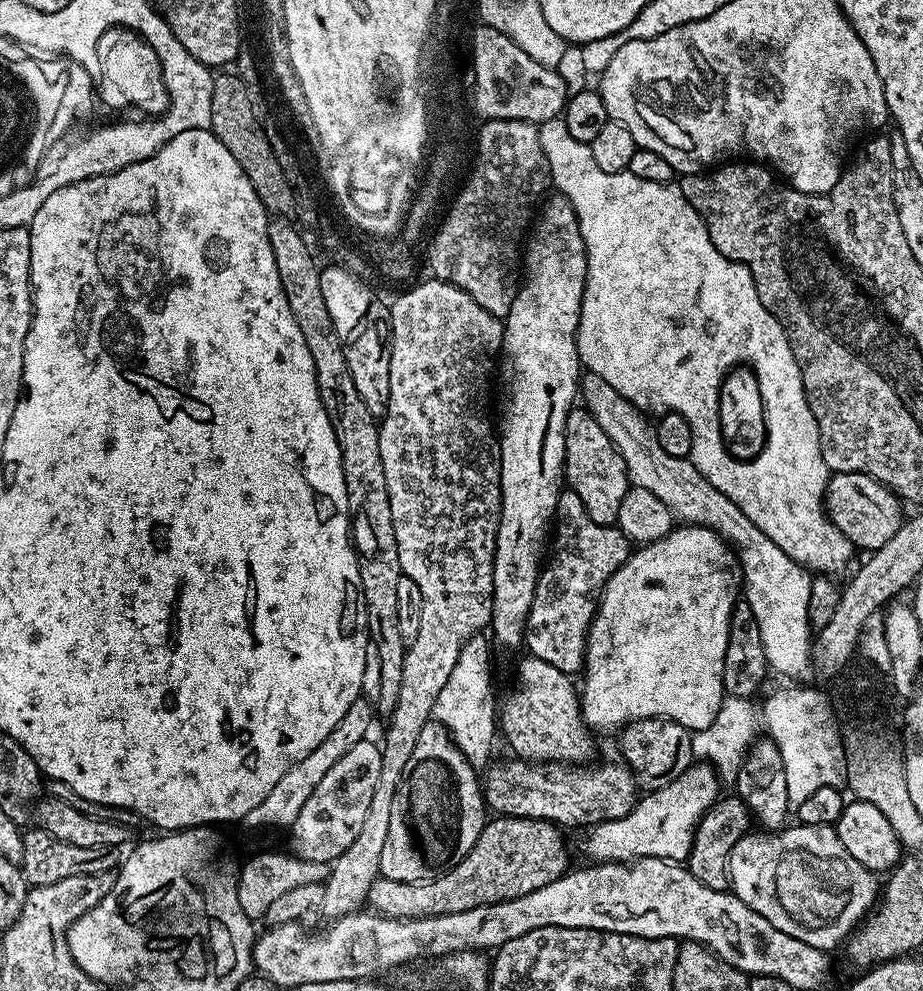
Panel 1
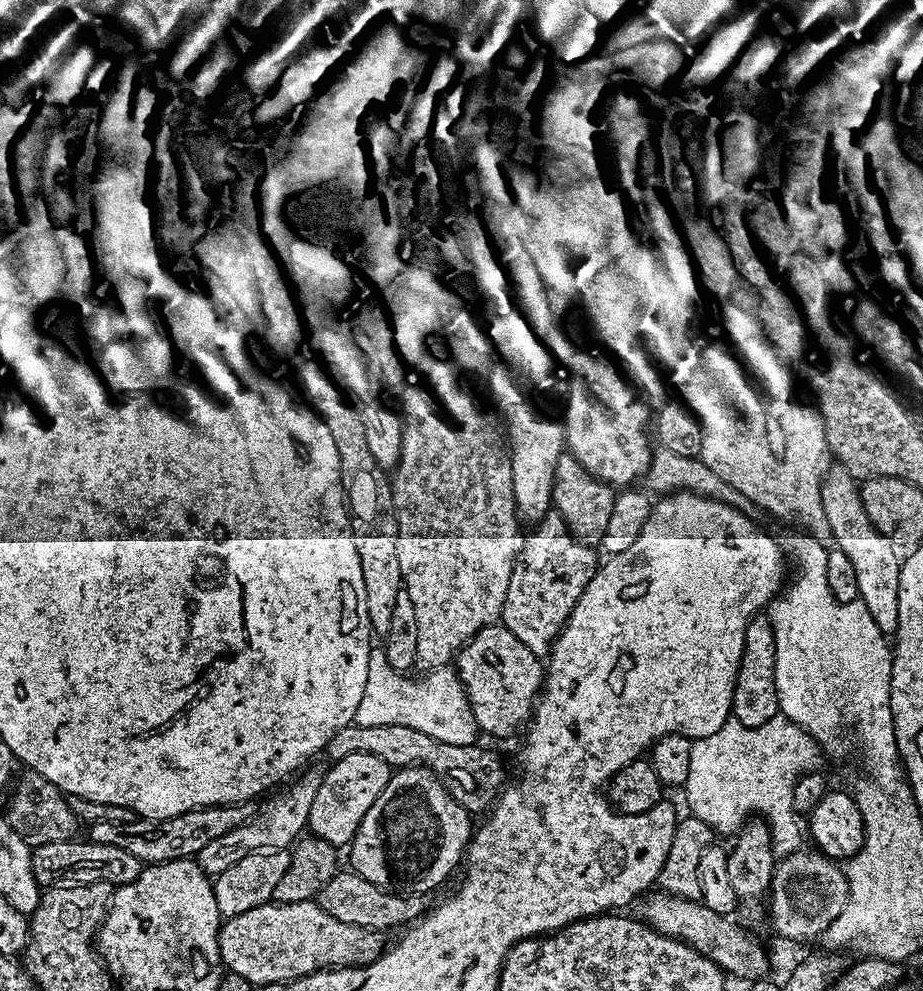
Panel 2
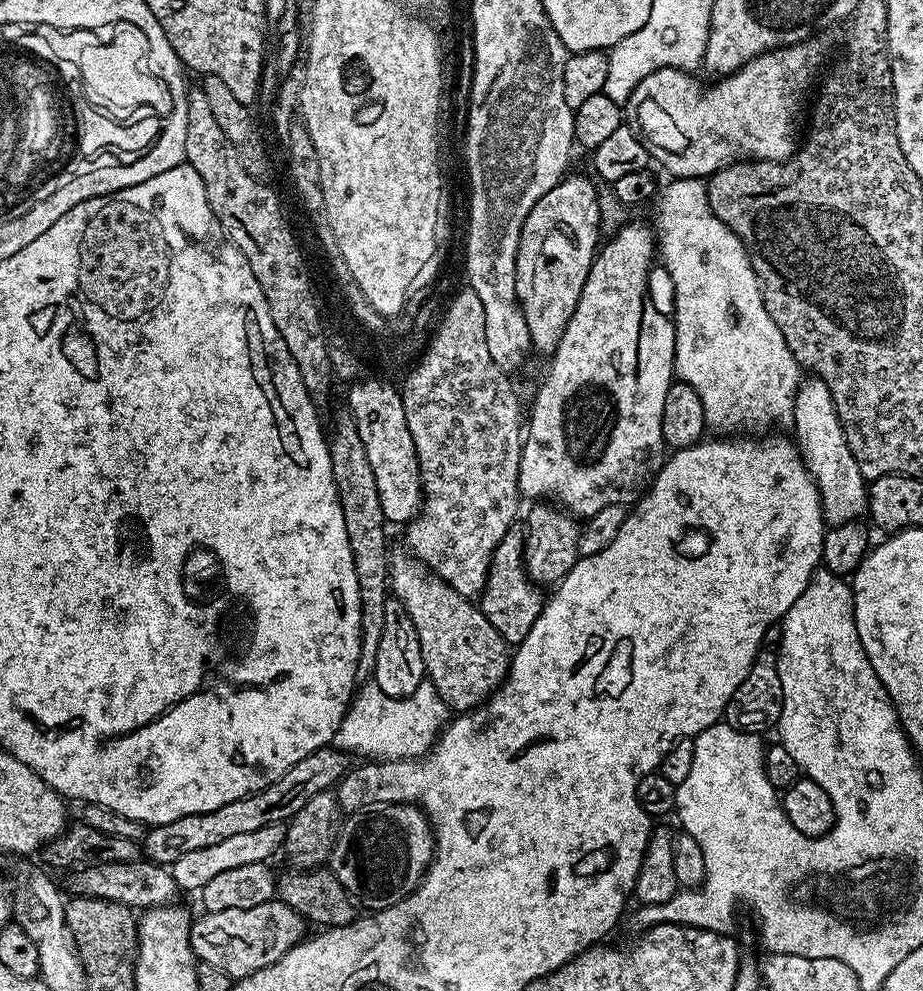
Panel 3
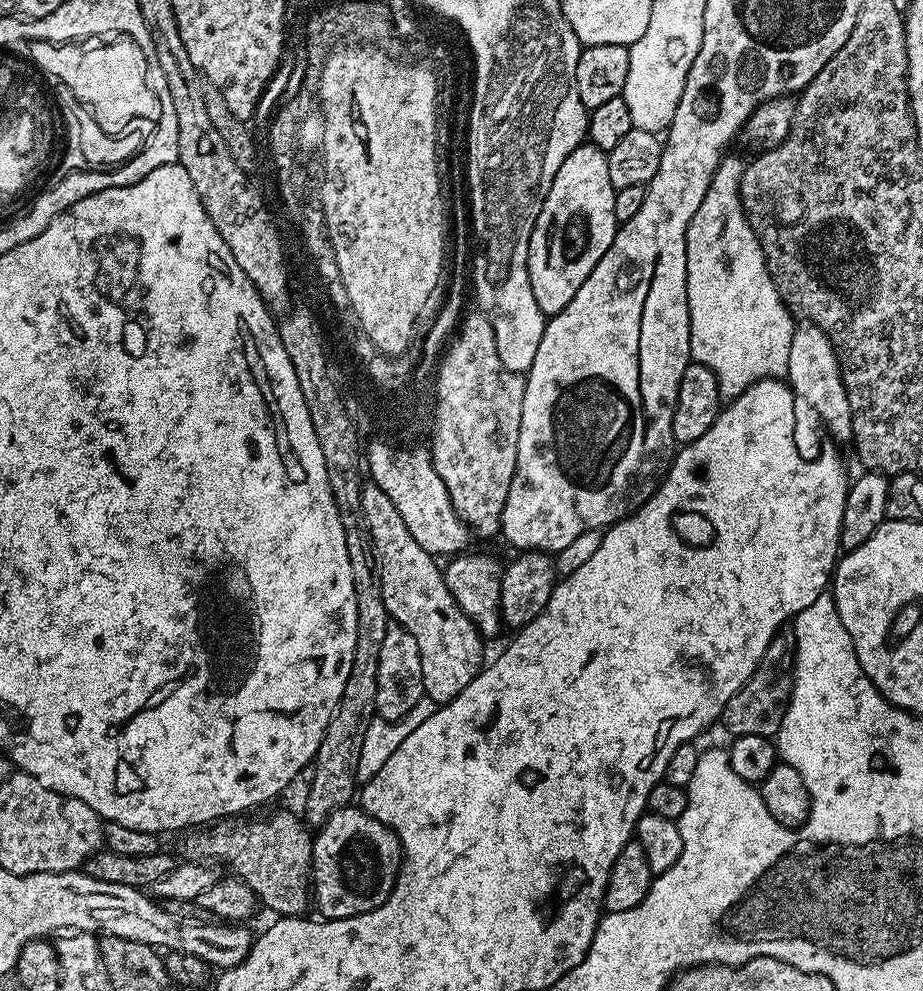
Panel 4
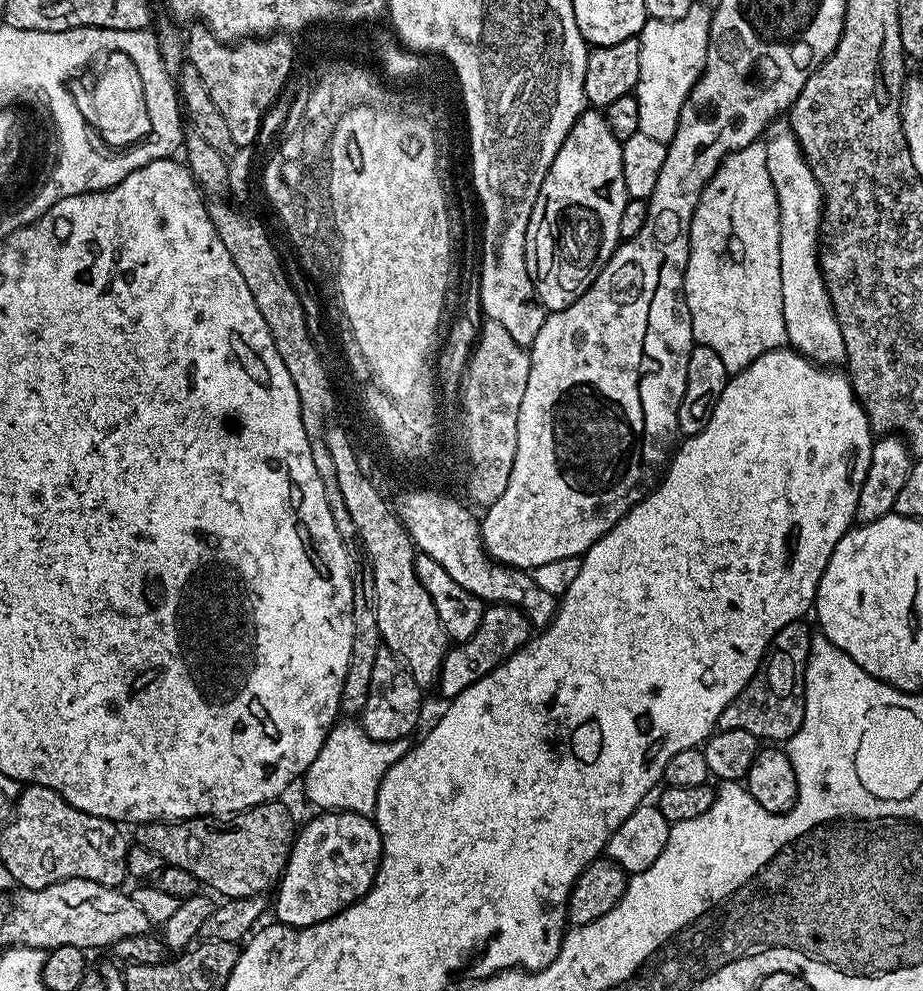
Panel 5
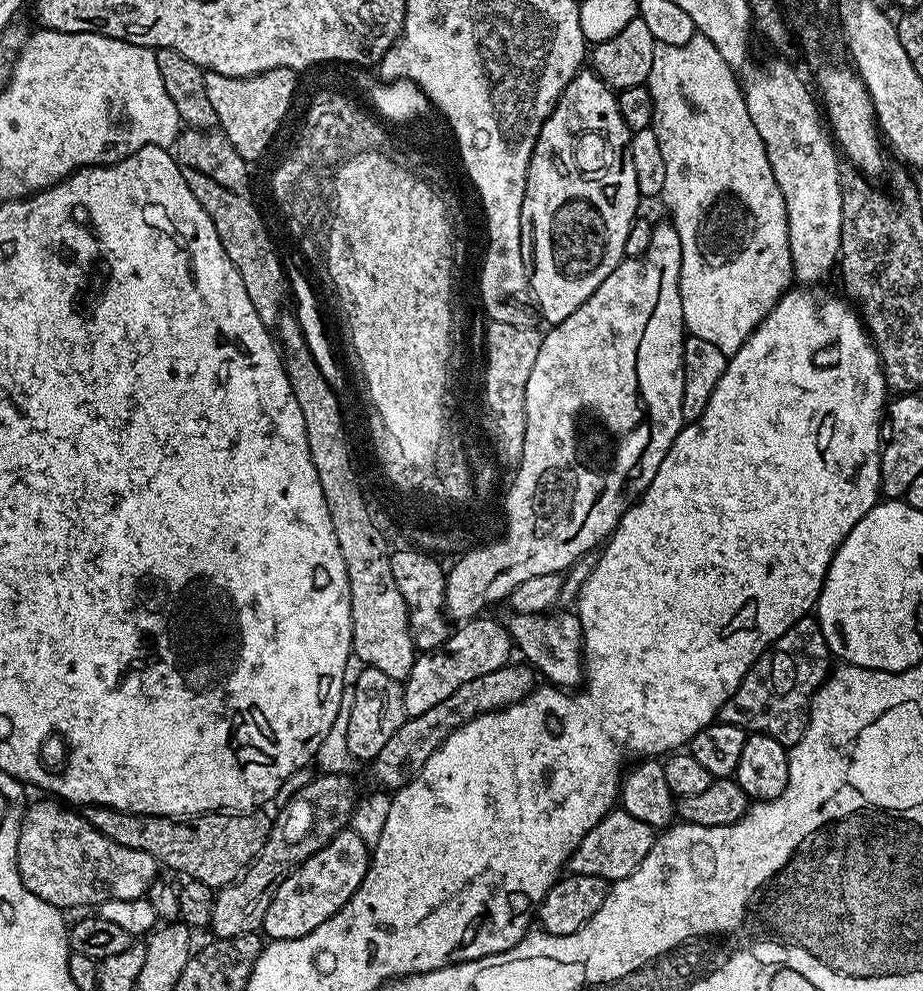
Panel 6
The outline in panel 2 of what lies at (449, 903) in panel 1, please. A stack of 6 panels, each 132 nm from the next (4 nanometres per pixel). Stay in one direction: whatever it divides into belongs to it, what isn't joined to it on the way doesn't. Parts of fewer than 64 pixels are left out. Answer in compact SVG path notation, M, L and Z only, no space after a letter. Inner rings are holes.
M340 870L334 878L330 878L330 882L326 882L326 886L322 886L315 902L331 917L338 918L341 922L384 934L387 933L387 928L403 929L419 920L430 908L430 904L424 900L427 899L420 894L388 892L384 888L374 886L374 882L366 882L366 878L362 878L354 871Z

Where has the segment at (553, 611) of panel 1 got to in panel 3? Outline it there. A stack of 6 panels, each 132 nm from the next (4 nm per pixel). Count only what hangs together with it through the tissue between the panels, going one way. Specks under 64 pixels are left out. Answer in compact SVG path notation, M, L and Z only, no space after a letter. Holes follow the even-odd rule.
M520 526L506 530L492 555L484 591L478 596L480 611L510 646L522 643L526 634L530 634L530 626L538 622L546 599L545 593L540 593L543 591L528 579L528 570L524 566L524 534L525 529Z

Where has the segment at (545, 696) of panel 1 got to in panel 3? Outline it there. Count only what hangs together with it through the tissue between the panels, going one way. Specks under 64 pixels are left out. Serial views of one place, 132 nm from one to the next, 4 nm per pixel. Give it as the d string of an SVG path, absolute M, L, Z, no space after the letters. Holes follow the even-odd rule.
M393 551L390 556L390 588L395 599L401 600L414 622L414 630L418 634L418 642L422 646L424 671L427 679L436 687L438 694L444 699L453 713L463 714L480 707L508 676L510 663L510 645L490 626L483 612L469 597L454 590L444 580L440 580L415 556L407 551Z

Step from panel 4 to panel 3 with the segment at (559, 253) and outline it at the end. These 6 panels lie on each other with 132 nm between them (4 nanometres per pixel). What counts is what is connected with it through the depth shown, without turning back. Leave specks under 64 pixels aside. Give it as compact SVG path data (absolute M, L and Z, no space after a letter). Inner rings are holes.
M565 175L558 186L554 186L554 190L550 190L550 194L542 194L542 198L538 198L538 206L534 206L534 210L530 210L530 214L526 218L526 222L522 226L522 238L518 242L518 262L516 263L516 297L522 306L522 314L526 318L526 326L530 326L530 342L533 349L537 353L541 352L544 358L551 357L555 352L558 342L562 338L562 334L566 330L566 326L570 322L570 318L574 314L574 310L578 306L578 298L582 294L582 286L586 286L586 278L588 271L596 258L598 245L600 240L600 200L596 197L596 188L584 176Z

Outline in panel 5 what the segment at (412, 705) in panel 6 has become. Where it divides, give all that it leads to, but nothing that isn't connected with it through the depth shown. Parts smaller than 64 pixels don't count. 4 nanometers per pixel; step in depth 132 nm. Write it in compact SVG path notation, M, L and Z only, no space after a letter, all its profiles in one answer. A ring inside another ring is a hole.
M493 604L485 607L480 629L469 640L459 646L449 647L440 664L438 689L445 698L451 698L490 674L499 664L504 664L528 643L534 629L528 623L528 617L511 604Z

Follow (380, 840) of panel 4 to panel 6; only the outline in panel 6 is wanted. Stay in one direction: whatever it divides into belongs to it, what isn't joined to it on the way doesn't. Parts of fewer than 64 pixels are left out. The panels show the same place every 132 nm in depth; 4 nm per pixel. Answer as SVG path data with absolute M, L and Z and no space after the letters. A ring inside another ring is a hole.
M350 830L336 835L295 872L284 879L266 910L262 932L268 940L293 940L310 934L348 901L363 882L370 859L370 846Z

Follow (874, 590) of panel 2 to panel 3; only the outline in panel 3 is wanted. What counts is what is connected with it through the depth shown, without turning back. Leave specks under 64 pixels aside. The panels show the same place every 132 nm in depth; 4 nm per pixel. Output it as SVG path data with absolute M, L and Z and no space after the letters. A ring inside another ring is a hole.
M815 374L801 379L796 390L796 411L794 413L794 428L800 431L799 447L802 449L802 459L812 476L812 481L818 486L820 505L824 511L824 519L829 525L850 524L861 519L868 510L868 484L862 470L858 470L858 462L854 462L854 454L850 454L850 446L846 442L846 434L842 422L836 413L830 390L826 382L822 382Z

